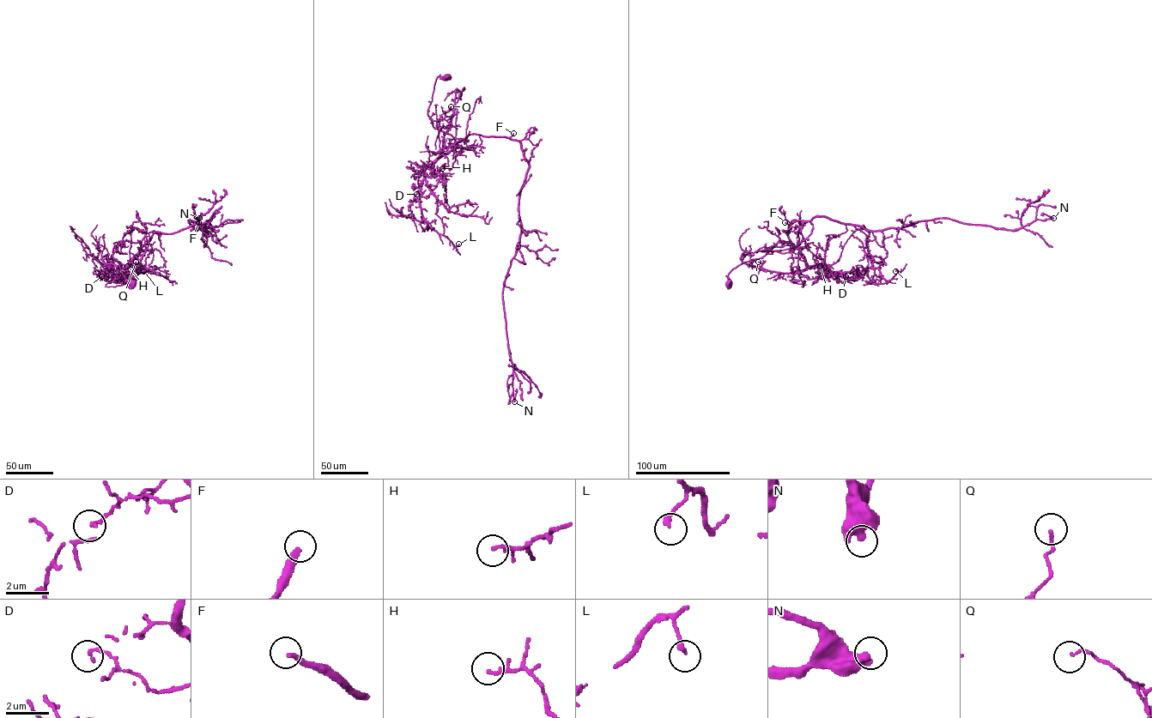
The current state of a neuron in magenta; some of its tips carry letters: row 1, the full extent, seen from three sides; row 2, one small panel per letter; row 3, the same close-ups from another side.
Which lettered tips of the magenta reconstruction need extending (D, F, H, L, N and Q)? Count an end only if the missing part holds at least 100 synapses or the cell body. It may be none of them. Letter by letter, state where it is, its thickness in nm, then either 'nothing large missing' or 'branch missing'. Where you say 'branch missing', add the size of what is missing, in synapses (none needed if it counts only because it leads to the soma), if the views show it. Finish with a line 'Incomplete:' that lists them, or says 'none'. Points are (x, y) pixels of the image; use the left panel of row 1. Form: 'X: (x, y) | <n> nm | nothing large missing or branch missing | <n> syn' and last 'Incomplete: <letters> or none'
D: (101, 276) | 150 nm | nothing large missing
F: (198, 222) | 240 nm | branch missing | 160 syn
H: (127, 266) | 100 nm | nothing large missing
L: (143, 271) | 240 nm | nothing large missing
N: (199, 218) | 600 nm | nothing large missing
Q: (136, 262) | 110 nm | nothing large missing
Incomplete: F

